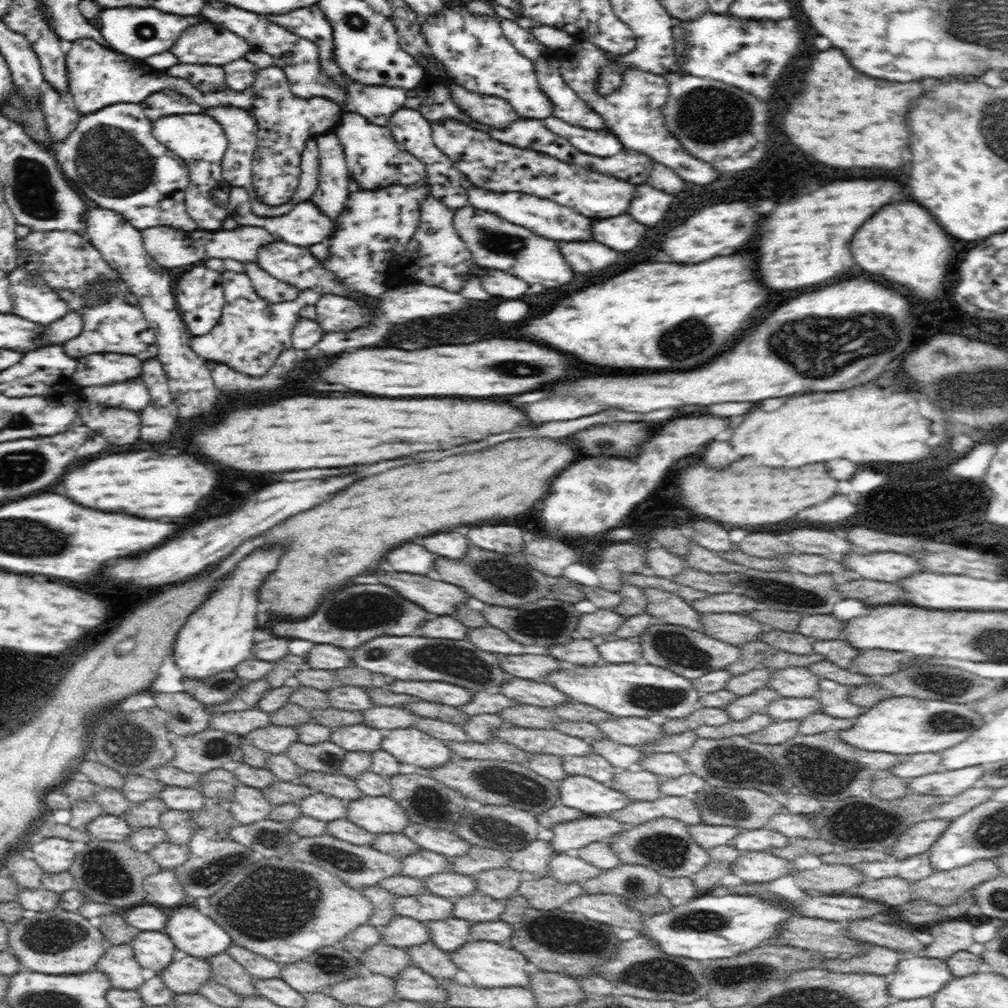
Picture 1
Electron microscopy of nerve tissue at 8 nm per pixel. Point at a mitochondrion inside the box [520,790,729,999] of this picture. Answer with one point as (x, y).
(563, 936)

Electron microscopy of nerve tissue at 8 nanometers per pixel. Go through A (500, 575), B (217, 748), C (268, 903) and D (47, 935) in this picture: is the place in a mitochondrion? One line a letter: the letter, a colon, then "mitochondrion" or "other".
A: mitochondrion
B: mitochondrion
C: mitochondrion
D: mitochondrion

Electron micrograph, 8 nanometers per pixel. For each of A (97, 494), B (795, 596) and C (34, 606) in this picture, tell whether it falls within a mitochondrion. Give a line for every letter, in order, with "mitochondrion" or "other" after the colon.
A: other
B: mitochondrion
C: other

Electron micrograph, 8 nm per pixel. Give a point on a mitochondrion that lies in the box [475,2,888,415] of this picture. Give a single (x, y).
(711, 115)

